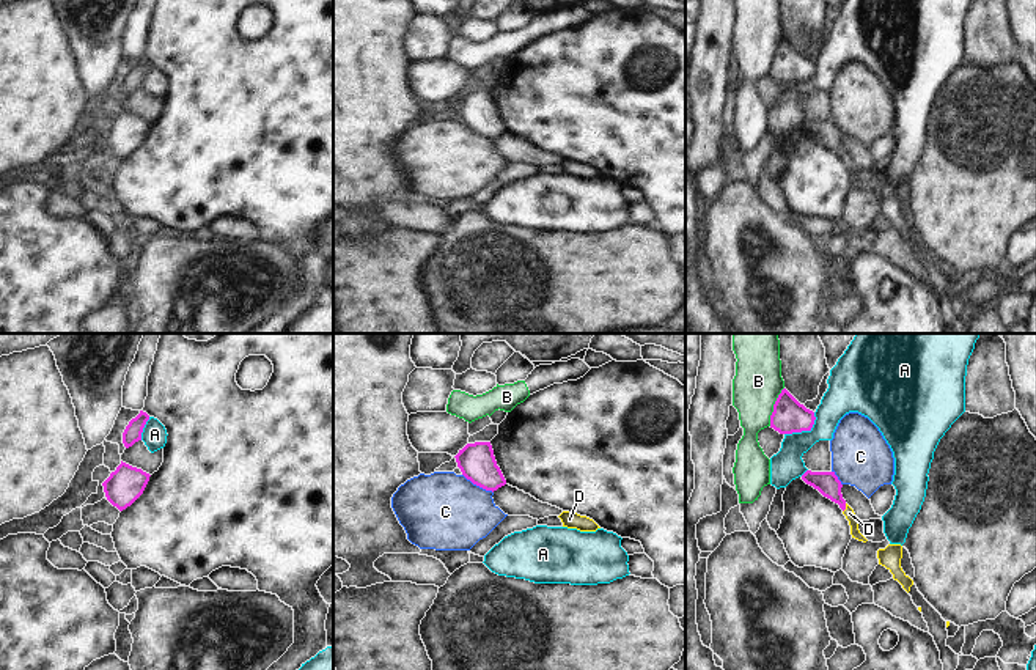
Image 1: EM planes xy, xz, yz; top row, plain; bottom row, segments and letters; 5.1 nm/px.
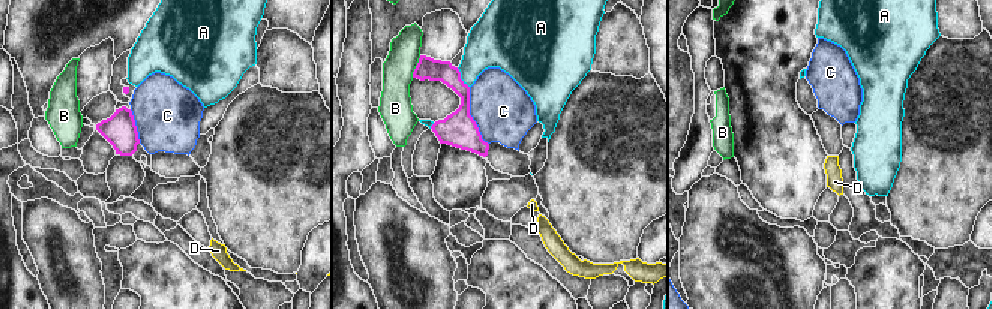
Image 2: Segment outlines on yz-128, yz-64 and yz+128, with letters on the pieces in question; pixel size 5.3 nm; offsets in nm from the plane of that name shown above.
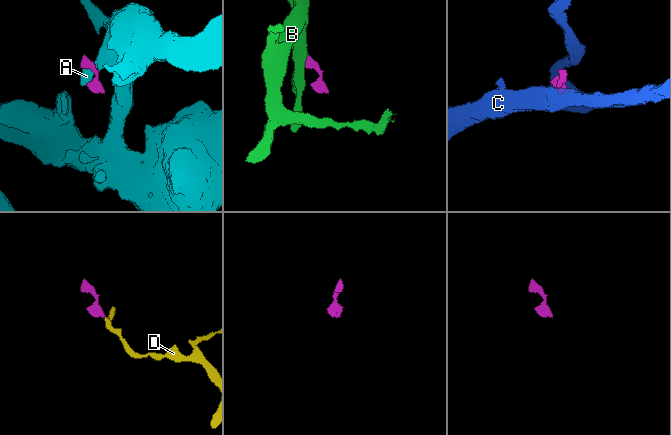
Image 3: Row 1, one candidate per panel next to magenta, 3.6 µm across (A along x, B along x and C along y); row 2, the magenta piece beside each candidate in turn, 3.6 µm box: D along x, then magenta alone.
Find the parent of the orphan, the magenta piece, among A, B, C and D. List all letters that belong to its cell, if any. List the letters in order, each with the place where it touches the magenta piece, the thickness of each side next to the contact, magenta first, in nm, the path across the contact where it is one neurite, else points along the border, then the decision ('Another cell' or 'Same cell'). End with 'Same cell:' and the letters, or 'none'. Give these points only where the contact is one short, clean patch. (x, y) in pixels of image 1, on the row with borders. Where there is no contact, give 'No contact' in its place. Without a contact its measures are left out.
A: Touches magenta at yz (805, 430). Thickness 170 nm (magenta) against 170 nm. Another cell
B: Touches magenta at yz (774, 406). Thickness 170 nm (magenta) against 240 nm. Boundary: yz (783, 387), (774, 404), (769, 425). Another cell
C: Touches magenta at xz (478, 485). Thickness 190 nm (magenta) against 400 nm. Boundary: xz (462, 474), (492, 493). Another cell
D: Touches magenta at yz (844, 508). Thickness 120 nm (magenta) against 50 nm. Path across: yz (827, 483), (844, 508), (849, 513). Same cell
Same cell: D.

